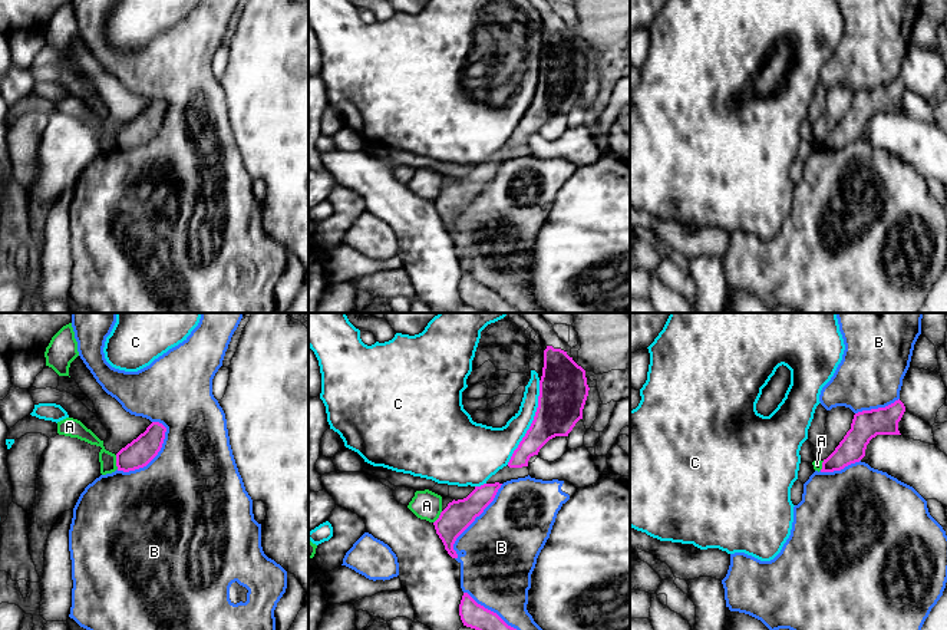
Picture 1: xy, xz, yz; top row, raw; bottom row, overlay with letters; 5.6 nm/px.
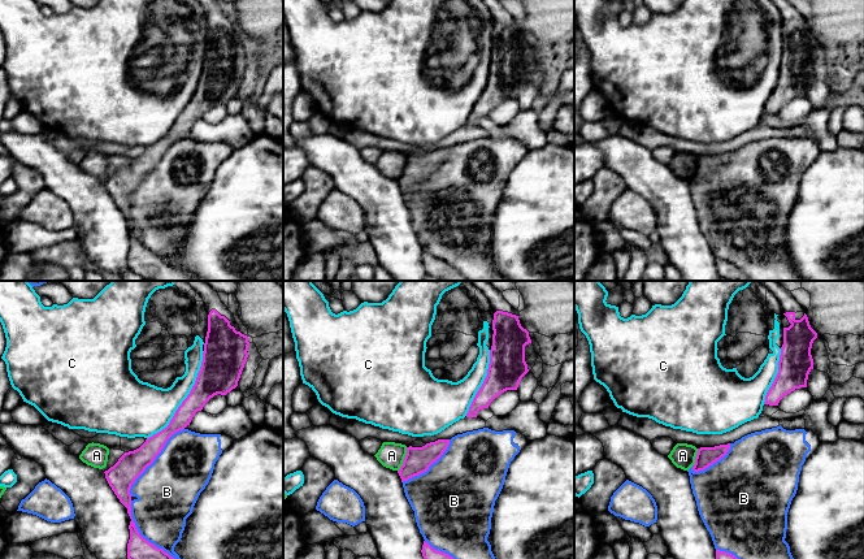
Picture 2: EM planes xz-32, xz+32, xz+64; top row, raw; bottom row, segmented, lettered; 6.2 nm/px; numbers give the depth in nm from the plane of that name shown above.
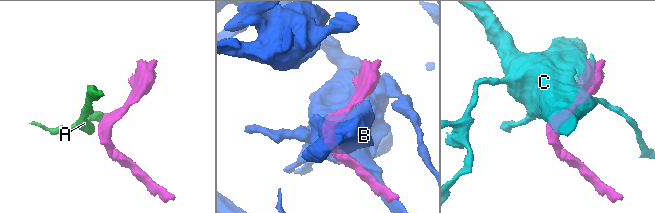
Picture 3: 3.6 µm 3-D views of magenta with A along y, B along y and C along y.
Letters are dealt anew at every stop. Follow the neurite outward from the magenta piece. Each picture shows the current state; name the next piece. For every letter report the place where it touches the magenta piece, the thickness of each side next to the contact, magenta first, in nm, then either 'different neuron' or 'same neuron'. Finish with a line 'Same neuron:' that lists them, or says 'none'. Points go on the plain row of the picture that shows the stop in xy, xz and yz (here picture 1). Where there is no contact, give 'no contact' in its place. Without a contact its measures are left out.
A: xy (116, 141) | 160/100 nm | different neuron
B: xy (149, 139) | 160/500 nm | different neuron
C: xz (533, 101) | 280/200 nm | different neuron
Same neuron: none

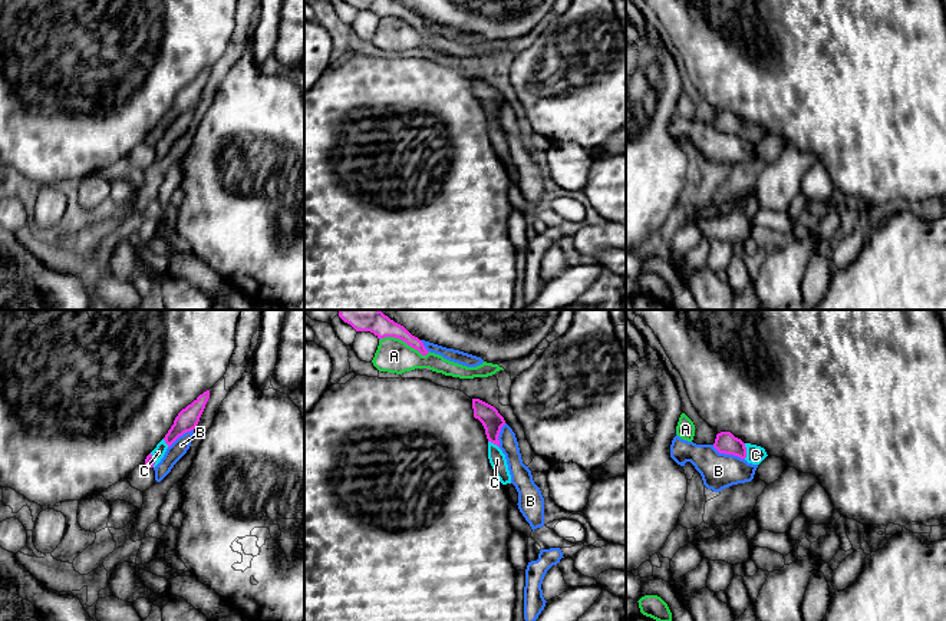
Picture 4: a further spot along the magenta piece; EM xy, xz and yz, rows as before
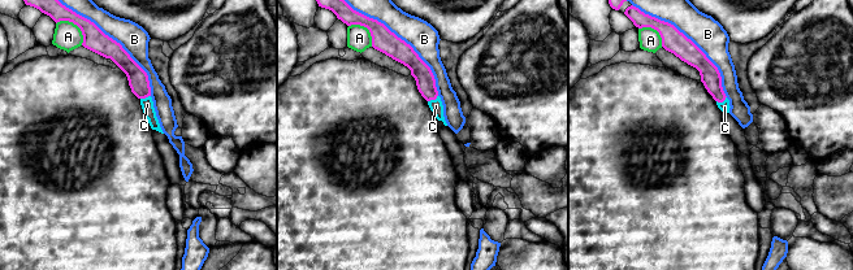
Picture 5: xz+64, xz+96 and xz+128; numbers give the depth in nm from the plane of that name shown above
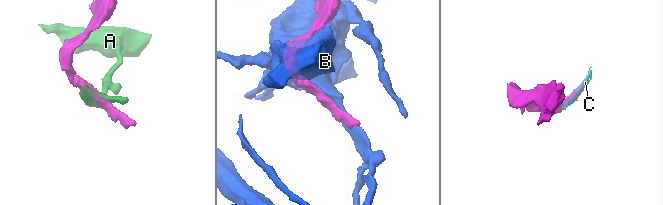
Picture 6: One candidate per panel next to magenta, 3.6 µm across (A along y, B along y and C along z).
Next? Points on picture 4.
A: xz (405, 20) | 100/190 nm | different neuron
B: yz (728, 132) | 120/200 nm | different neuron
C: yz (745, 129) | 120/100 nm | same neuron
Same neuron: C

